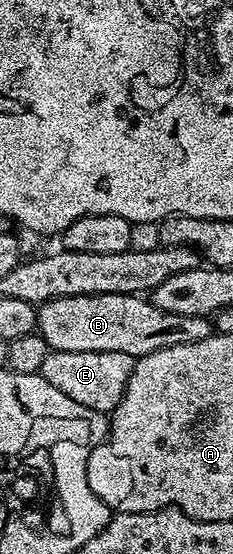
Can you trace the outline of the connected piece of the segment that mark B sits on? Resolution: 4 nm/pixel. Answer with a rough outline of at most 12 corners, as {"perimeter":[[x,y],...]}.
{"perimeter":[[72,295],[37,307],[50,351],[140,357],[203,341],[206,316],[141,295]]}

